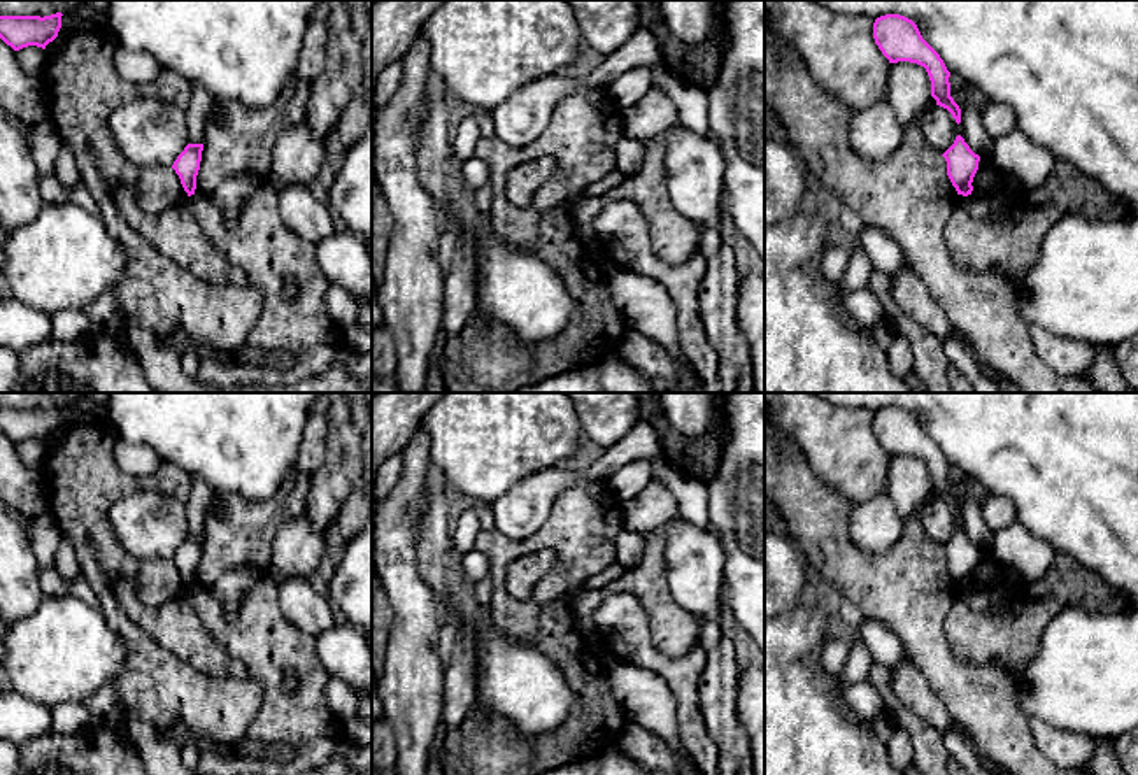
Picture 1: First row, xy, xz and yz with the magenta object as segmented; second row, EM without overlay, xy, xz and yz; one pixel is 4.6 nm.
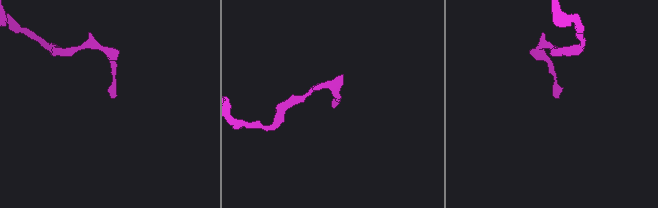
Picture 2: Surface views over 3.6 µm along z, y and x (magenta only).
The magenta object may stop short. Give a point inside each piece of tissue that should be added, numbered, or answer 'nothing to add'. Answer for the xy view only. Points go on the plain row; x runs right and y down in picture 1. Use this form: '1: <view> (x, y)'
nothing to add

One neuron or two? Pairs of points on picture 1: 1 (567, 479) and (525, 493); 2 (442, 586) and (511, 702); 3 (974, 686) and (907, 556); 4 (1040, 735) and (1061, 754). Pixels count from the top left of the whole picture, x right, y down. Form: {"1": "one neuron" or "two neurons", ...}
{"1": "one neuron", "2": "one neuron", "3": "one neuron", "4": "one neuron"}

